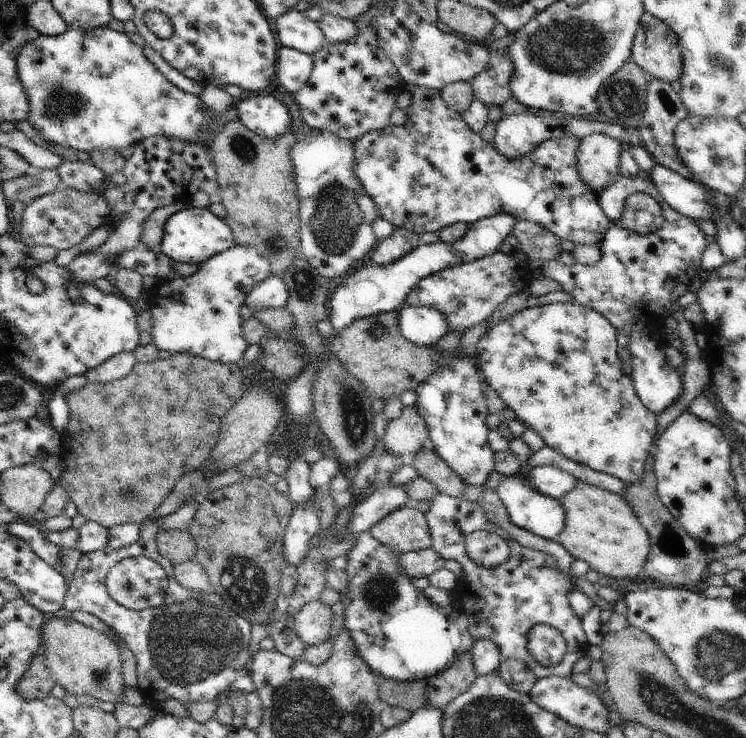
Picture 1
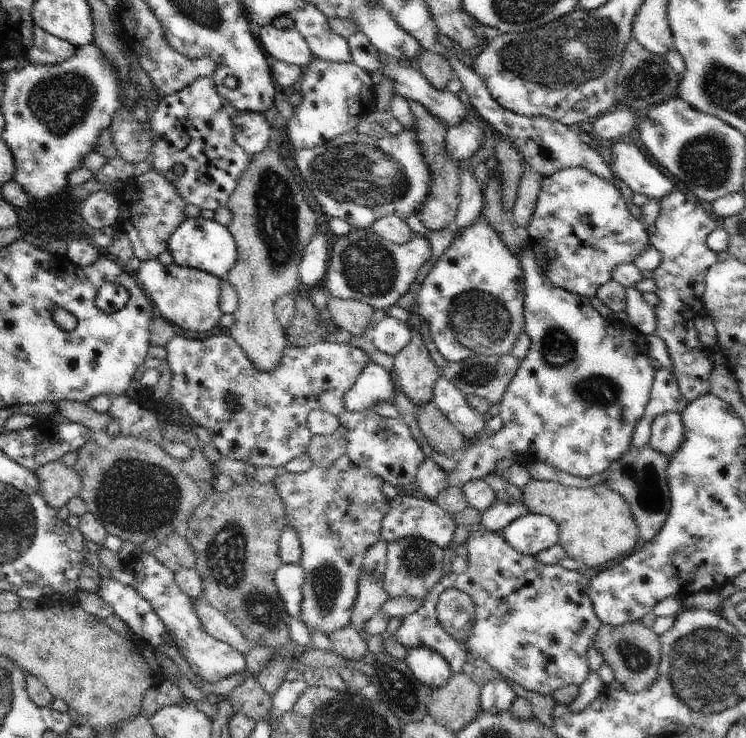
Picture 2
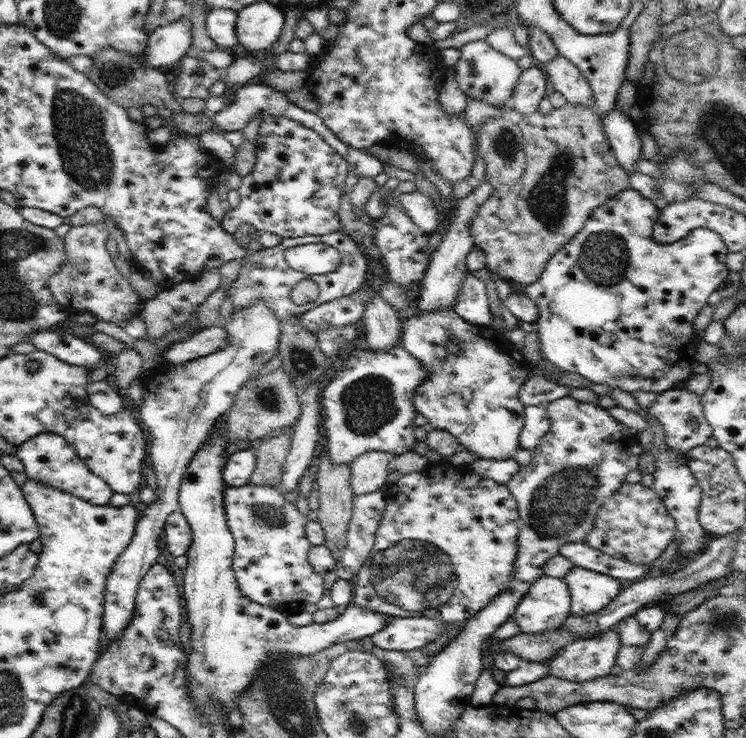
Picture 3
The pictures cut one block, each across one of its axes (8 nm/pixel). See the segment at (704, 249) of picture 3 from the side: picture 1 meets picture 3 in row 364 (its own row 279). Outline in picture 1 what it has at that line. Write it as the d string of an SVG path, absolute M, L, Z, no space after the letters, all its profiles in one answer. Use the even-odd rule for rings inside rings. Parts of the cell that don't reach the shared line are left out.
M646 174L630 178L620 176L612 186L596 196L600 208L611 220L611 227L598 247L602 258L593 265L577 263L567 266L562 265L559 259L542 261L542 274L558 282L579 305L597 310L615 326L618 333L631 334L626 348L633 357L630 362L633 385L642 404L659 418L684 392L682 370L668 364L664 347L660 346L658 332L662 332L664 319L668 317L664 310L670 307L672 301L686 294L690 282L700 276L703 271L701 256L711 239L700 231L694 219L674 210ZM636 193L649 194L662 207L665 223L658 232L642 236L615 223L622 216L627 198Z

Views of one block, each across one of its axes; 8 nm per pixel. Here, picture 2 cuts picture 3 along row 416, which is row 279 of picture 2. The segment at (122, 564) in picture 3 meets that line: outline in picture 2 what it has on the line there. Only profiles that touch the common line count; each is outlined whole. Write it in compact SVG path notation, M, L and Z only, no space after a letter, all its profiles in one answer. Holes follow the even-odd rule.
M156 258L141 261L135 277L151 298L157 314L160 314L168 322L195 336L204 336L220 329L219 320L223 312L219 305L221 279L217 276L176 263L163 265Z

